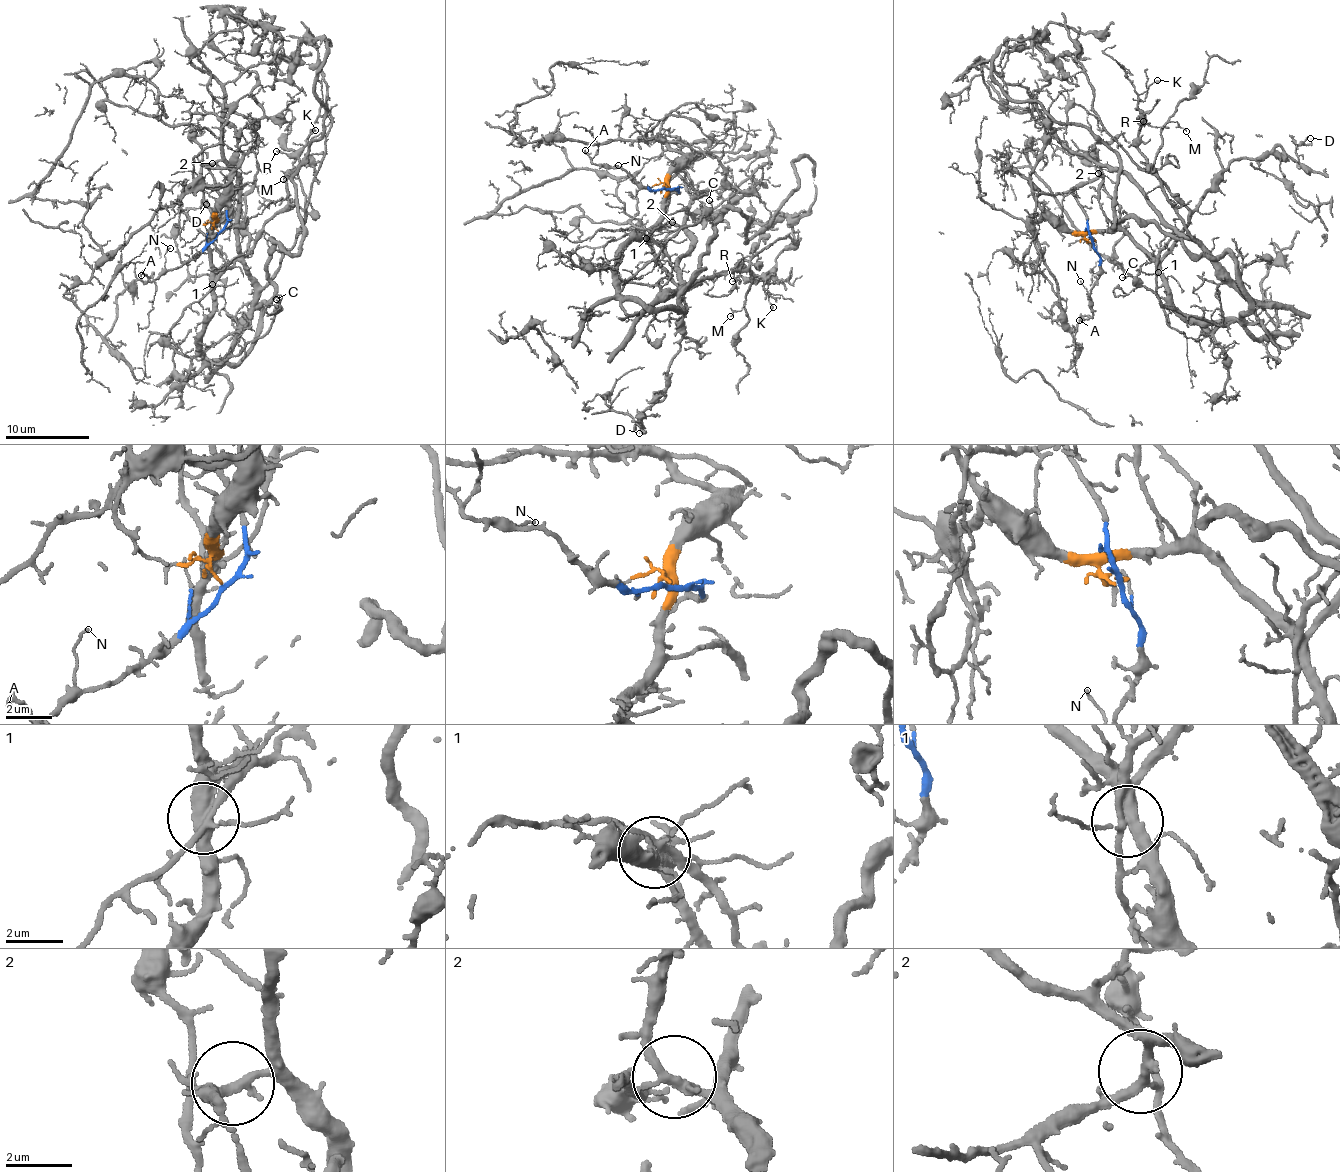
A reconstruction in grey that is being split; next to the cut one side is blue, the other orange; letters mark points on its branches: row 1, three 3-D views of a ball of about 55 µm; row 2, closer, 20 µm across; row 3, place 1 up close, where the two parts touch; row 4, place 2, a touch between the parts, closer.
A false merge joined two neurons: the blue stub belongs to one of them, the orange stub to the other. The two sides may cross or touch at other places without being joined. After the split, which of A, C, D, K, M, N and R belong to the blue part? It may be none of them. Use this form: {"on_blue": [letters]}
{"on_blue": ["A", "M", "N"]}

